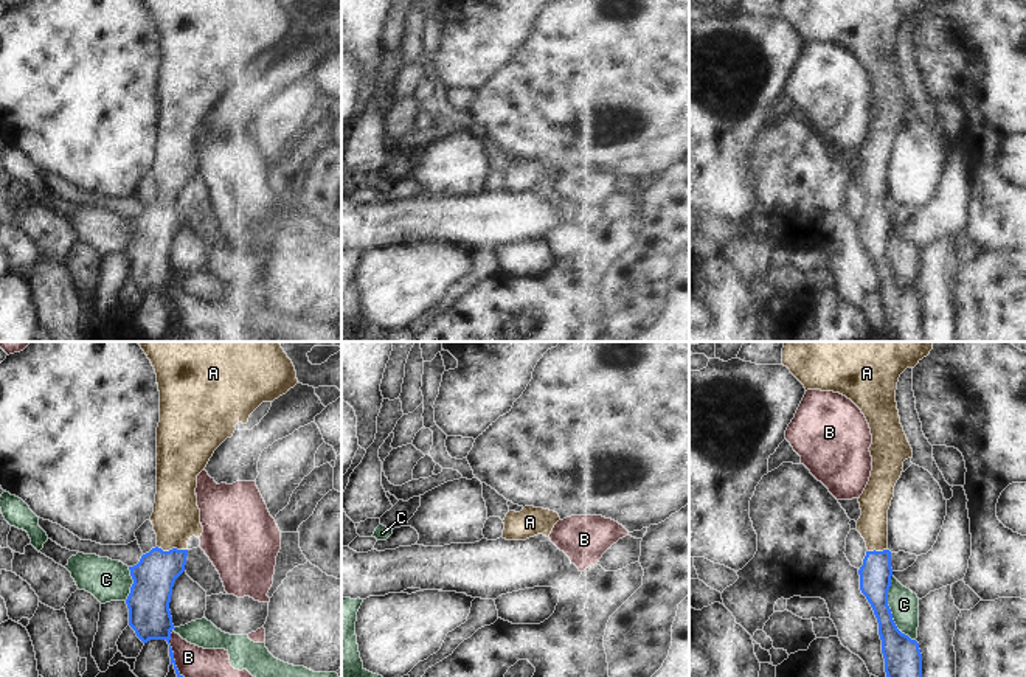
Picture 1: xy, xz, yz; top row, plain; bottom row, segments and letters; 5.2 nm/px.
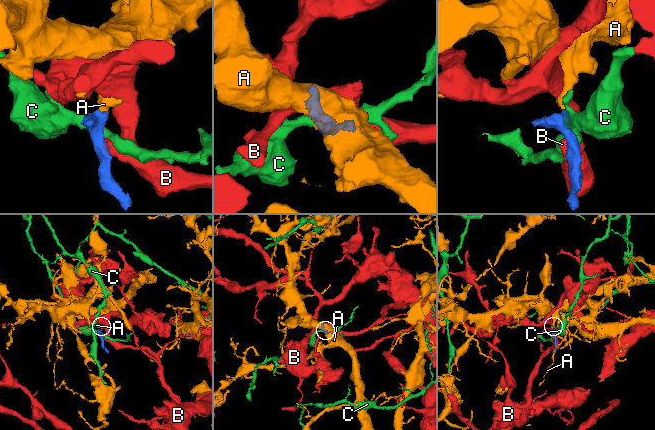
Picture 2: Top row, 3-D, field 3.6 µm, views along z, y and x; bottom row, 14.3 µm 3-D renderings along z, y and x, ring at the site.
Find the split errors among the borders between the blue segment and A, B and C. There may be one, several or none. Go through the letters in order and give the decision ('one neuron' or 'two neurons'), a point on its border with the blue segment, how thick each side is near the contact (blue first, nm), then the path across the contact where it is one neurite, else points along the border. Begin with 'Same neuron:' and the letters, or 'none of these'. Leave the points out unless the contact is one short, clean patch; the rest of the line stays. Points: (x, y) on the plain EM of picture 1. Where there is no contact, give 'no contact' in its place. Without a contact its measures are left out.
Same neuron: A
A: one neuron; meets blue in xy at (173, 201); 220 nm thick on the blue side, 240 nm on the other; runs through xy (154, 229), (173, 201), (176, 170)
B: two neurons; meets blue in xy at (174, 314); 200 nm thick on the blue side, 240 nm on the other; border along xy (169, 286), (174, 317), (196, 340)
C: two neurons; meets blue in yz at (890, 263); 190 nm thick on the blue side, 150 nm on the other

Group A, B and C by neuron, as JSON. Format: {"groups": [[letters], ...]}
{"groups": [["A"], ["B"], ["C"]]}

